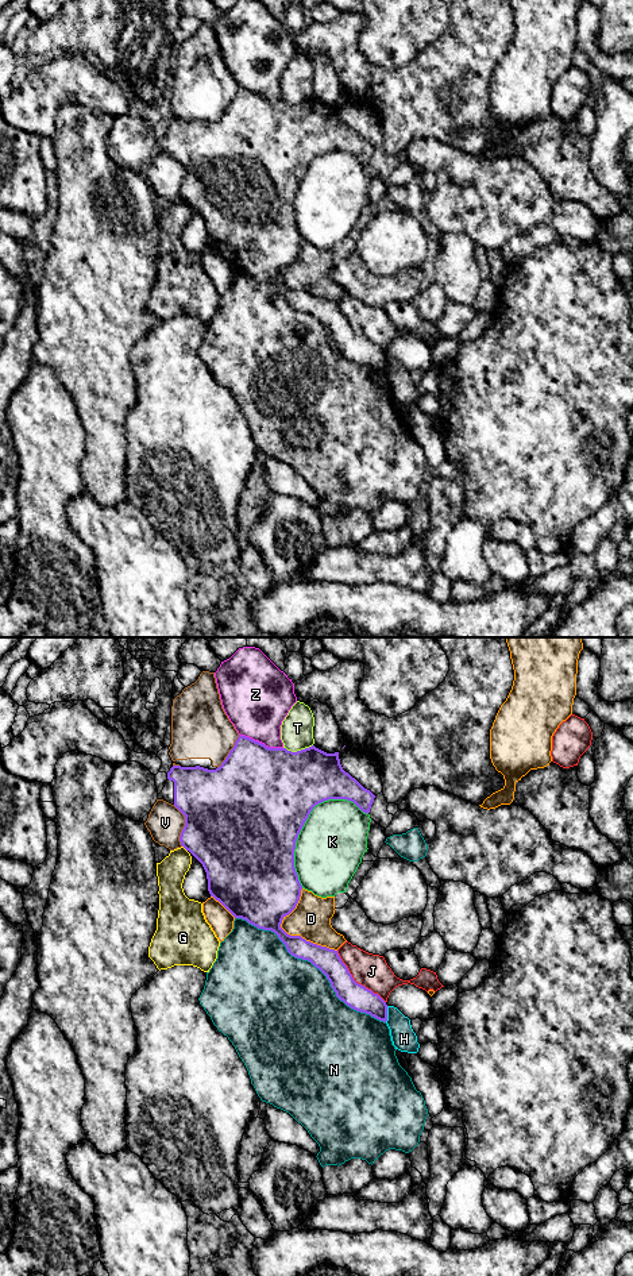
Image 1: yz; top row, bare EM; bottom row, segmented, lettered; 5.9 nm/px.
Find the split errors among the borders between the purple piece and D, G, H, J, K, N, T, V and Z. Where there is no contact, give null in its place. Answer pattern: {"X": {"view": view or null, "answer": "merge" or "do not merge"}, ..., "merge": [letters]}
{"D": {"view": "yz", "answer": "do not merge"}, "G": {"view": "yz", "answer": "do not merge"}, "H": {"view": "yz", "answer": "do not merge"}, "J": {"view": "yz", "answer": "do not merge"}, "K": {"view": "yz", "answer": "do not merge"}, "N": {"view": "yz", "answer": "do not merge"}, "T": {"view": "yz", "answer": "do not merge"}, "V": {"view": "yz", "answer": "do not merge"}, "Z": {"view": "yz", "answer": "do not merge"}, "merge": []}

